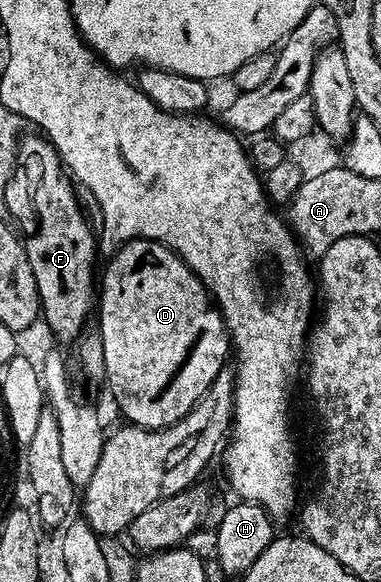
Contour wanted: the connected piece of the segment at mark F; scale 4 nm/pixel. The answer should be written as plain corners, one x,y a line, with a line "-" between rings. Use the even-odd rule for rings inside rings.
38,133
20,137
19,158
35,158
40,166
39,179
35,182
35,214
39,217
39,227
35,235
26,239
27,255
29,256
29,268
33,268
33,280
37,280
37,292
39,293
39,309
41,318
47,322
51,334
56,343
74,343
88,325
87,317
92,317
93,307
97,302
97,270
95,274
95,260
97,261
96,239
97,234
91,231
83,210
79,207
79,198
75,195
76,183
67,173
59,153
51,147
51,143

